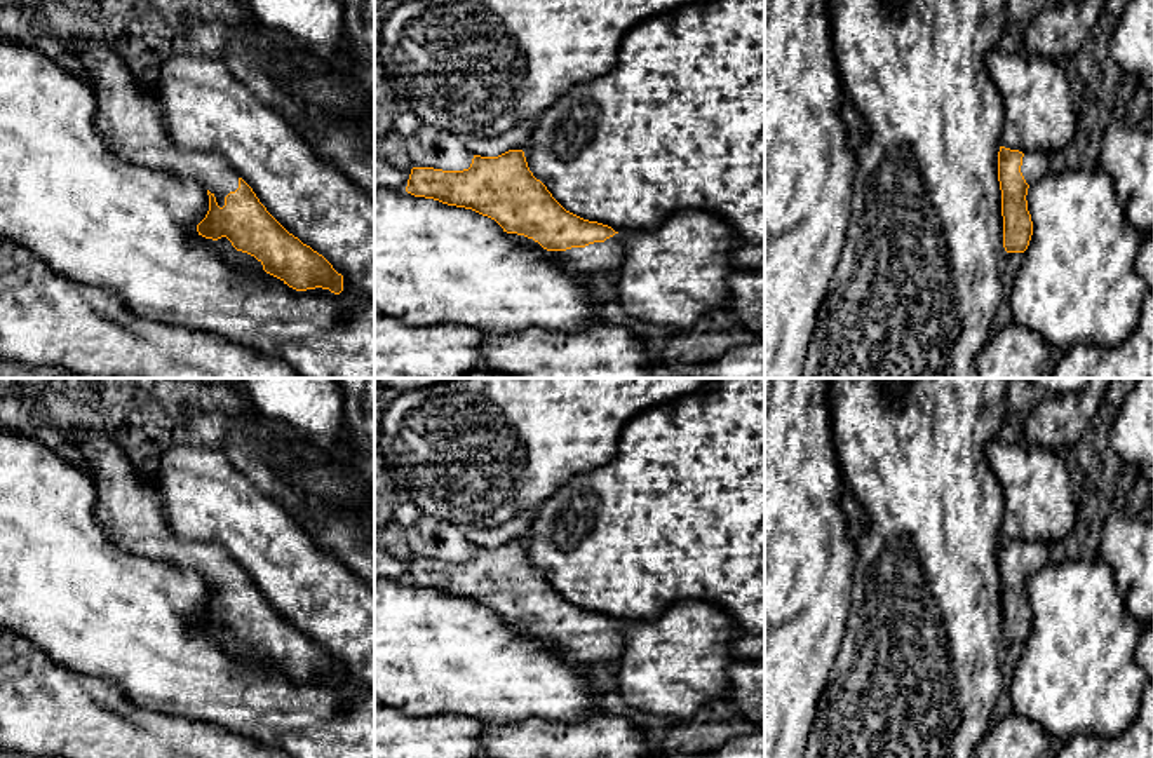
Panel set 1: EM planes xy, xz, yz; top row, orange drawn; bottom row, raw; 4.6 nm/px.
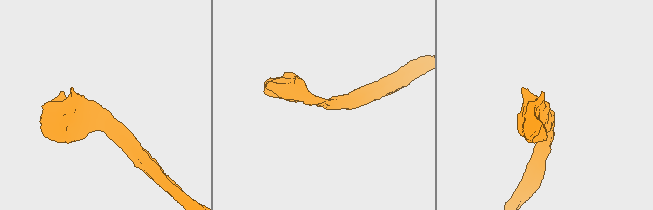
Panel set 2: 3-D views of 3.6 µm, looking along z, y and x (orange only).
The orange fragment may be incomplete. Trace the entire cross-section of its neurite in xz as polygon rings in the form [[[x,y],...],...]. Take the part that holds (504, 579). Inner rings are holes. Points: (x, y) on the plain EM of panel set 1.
[[[509,540],[498,547],[474,545],[470,558],[463,561],[413,558],[406,582],[488,606],[503,622],[538,633],[570,664],[613,662],[625,648],[622,624],[608,615],[589,612],[566,601],[547,577],[533,566],[523,540]]]

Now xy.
[[[78,429],[63,437],[85,457],[85,470],[98,488],[98,519],[113,544],[150,559],[192,568],[207,580],[209,601],[197,615],[199,626],[212,631],[226,627],[237,641],[254,646],[266,664],[296,681],[343,681],[343,666],[289,624],[225,547],[181,540],[171,531],[153,479],[141,474],[110,436]]]

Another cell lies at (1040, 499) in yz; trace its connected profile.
[[[995,437],[986,460],[1005,498],[1001,537],[1054,545],[1076,531],[1076,505],[1085,493],[1076,490],[1057,451]]]

